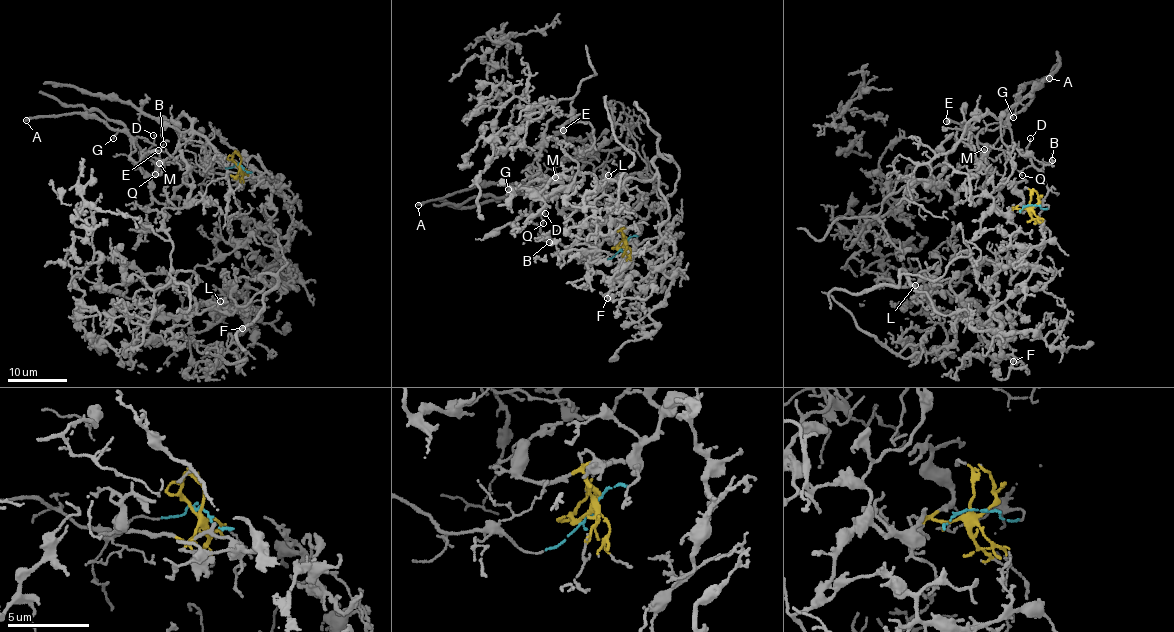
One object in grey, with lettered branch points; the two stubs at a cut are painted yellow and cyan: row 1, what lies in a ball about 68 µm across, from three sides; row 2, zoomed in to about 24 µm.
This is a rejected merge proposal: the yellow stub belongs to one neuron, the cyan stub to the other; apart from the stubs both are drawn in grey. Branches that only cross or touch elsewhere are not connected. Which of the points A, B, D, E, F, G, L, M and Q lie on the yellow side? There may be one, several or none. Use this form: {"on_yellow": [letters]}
{"on_yellow": ["F", "L"]}

